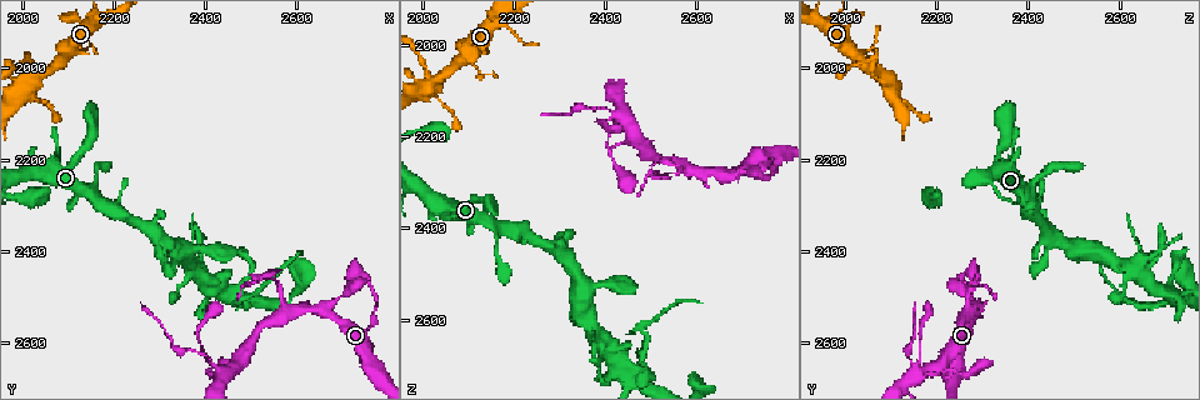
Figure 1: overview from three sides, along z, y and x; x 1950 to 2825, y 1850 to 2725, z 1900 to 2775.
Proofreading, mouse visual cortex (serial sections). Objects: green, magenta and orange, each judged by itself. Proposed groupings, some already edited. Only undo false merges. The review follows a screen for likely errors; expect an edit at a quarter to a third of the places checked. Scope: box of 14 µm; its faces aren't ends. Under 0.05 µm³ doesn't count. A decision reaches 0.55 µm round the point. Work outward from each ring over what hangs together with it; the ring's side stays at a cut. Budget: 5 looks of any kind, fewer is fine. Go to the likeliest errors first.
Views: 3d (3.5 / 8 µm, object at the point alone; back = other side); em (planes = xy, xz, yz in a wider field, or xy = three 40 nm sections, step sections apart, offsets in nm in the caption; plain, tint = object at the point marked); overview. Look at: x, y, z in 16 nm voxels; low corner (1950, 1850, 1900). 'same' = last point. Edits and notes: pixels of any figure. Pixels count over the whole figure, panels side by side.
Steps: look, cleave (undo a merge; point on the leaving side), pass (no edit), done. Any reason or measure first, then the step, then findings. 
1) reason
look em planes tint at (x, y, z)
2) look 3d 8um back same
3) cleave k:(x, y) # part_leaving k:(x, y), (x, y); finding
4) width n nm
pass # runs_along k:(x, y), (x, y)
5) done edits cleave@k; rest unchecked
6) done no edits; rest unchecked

four or more arms meet
look 3d 3.5um at (2030, 2005, 2080)

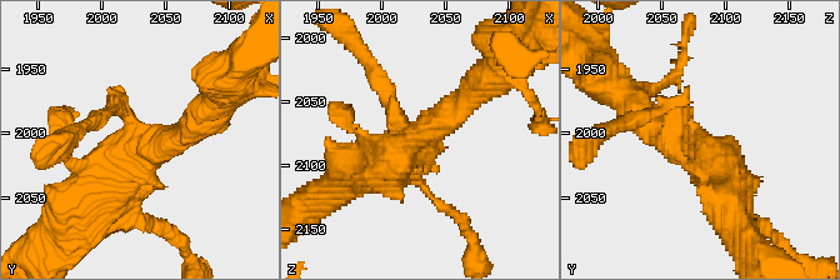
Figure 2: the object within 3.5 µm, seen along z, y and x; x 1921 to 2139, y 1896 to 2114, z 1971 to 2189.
arms 4; arm_widths 150, 200, 350, 600 nm; shape alone is not enough
look em planes tint at (2026, 2012, 2078)

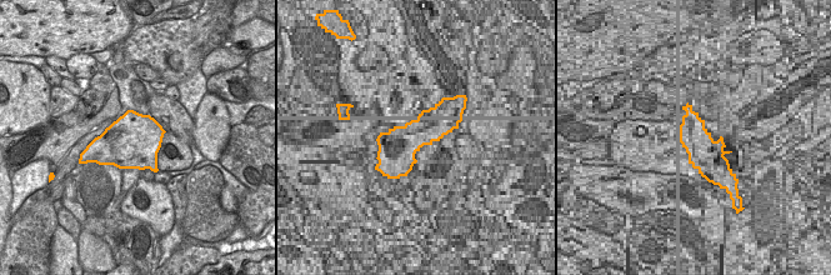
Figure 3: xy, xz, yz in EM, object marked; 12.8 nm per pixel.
pass # runs_along 2:(480, 86), (380, 170), (369, 170); one cell here

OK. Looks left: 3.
abrupt turn
look 3d 3.5um at (2480, 2505, 2615)

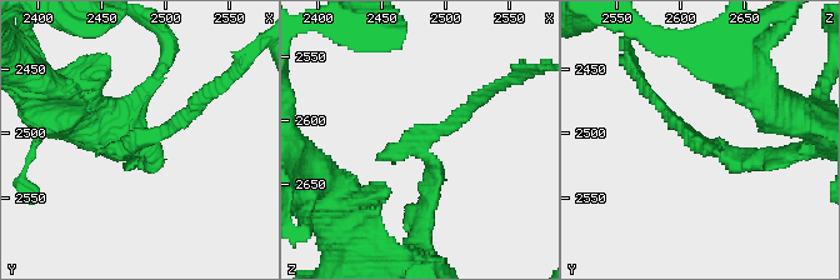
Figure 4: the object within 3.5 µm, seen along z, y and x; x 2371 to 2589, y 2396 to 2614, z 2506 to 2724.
look em planes tint at (2478, 2508, 2618)

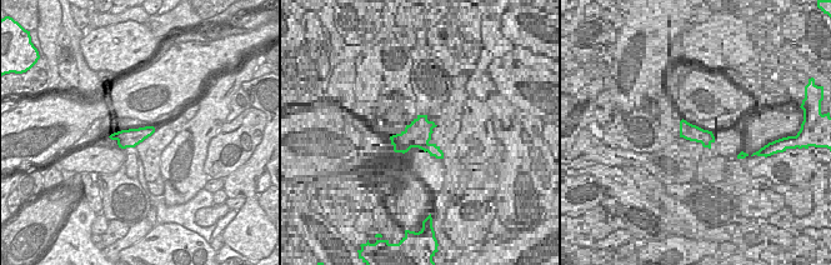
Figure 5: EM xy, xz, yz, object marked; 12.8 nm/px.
cleave 4:(455, 125) # part_leaving 4:(423, 154), (419, 138), (495, 86); two cells meet here

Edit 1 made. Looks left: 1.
done edits cleave@4; rest unchecked

